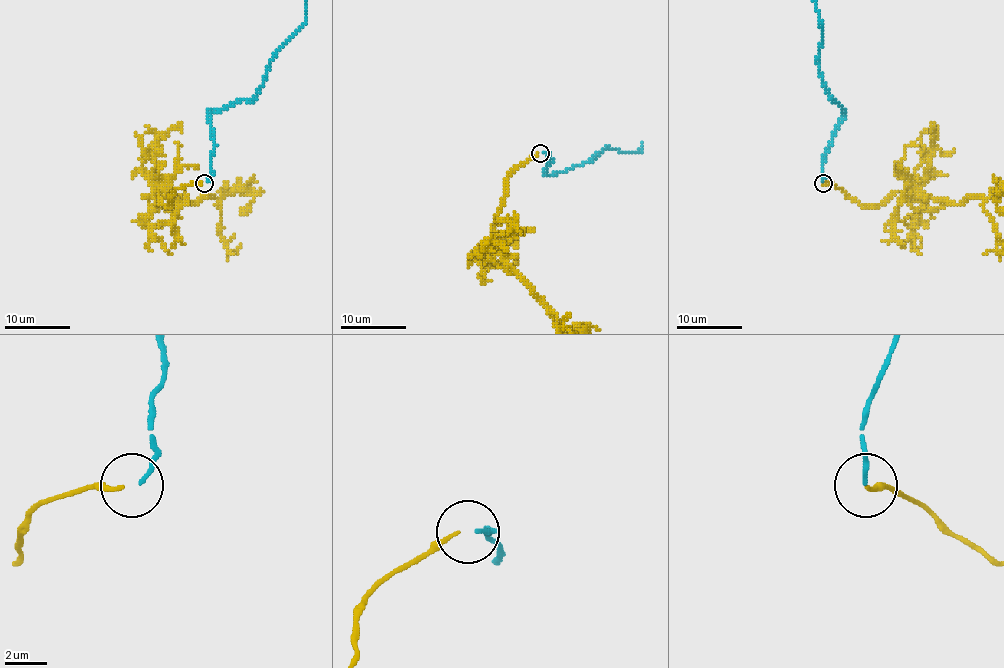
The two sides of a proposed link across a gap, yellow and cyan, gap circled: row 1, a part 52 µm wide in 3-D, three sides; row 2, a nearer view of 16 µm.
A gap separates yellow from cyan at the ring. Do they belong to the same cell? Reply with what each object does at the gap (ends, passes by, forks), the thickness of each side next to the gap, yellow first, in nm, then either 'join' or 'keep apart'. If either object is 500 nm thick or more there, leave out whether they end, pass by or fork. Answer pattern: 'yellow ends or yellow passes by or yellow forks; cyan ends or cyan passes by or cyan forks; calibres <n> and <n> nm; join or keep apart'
yellow ends; cyan ends; calibres 190 and 200 nm; keep apart

